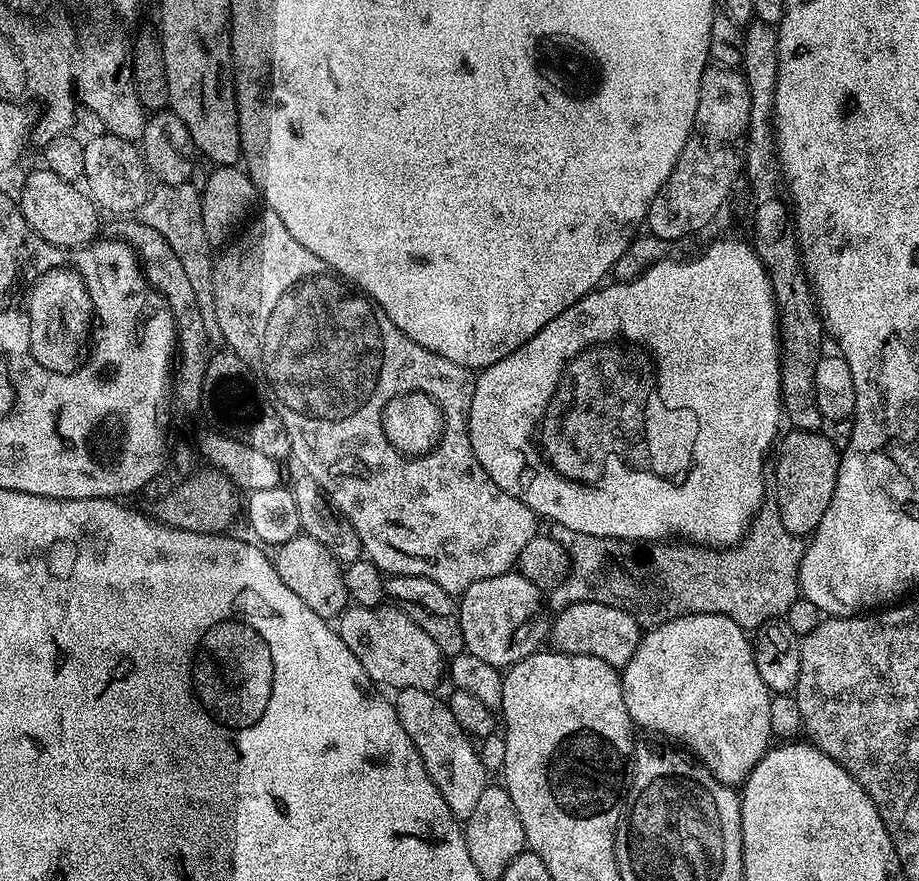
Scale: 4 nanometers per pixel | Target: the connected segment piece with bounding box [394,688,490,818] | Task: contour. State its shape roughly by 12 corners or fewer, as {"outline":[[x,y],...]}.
{"outline":[[401,688],[396,713],[458,818],[490,780],[435,691]]}

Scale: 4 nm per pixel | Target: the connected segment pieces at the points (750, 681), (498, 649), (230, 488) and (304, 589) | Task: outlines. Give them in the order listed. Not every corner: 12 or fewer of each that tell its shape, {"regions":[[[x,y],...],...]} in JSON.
{"regions":[[[686,614],[620,672],[637,729],[722,784],[773,739],[749,633]],[[519,571],[458,603],[465,649],[504,670],[549,635],[545,597]],[[215,470],[181,479],[150,512],[168,528],[224,534],[238,489]],[[306,535],[274,552],[278,578],[323,620],[349,607],[340,561]]]}

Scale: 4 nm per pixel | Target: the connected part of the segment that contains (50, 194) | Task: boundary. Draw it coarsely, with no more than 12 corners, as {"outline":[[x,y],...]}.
{"outline":[[37,166],[18,195],[26,222],[59,248],[101,235],[88,192]]}

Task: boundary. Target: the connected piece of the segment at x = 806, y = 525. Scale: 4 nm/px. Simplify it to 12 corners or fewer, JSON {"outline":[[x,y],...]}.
{"outline":[[823,431],[779,437],[774,499],[782,526],[811,537],[838,482]]}

